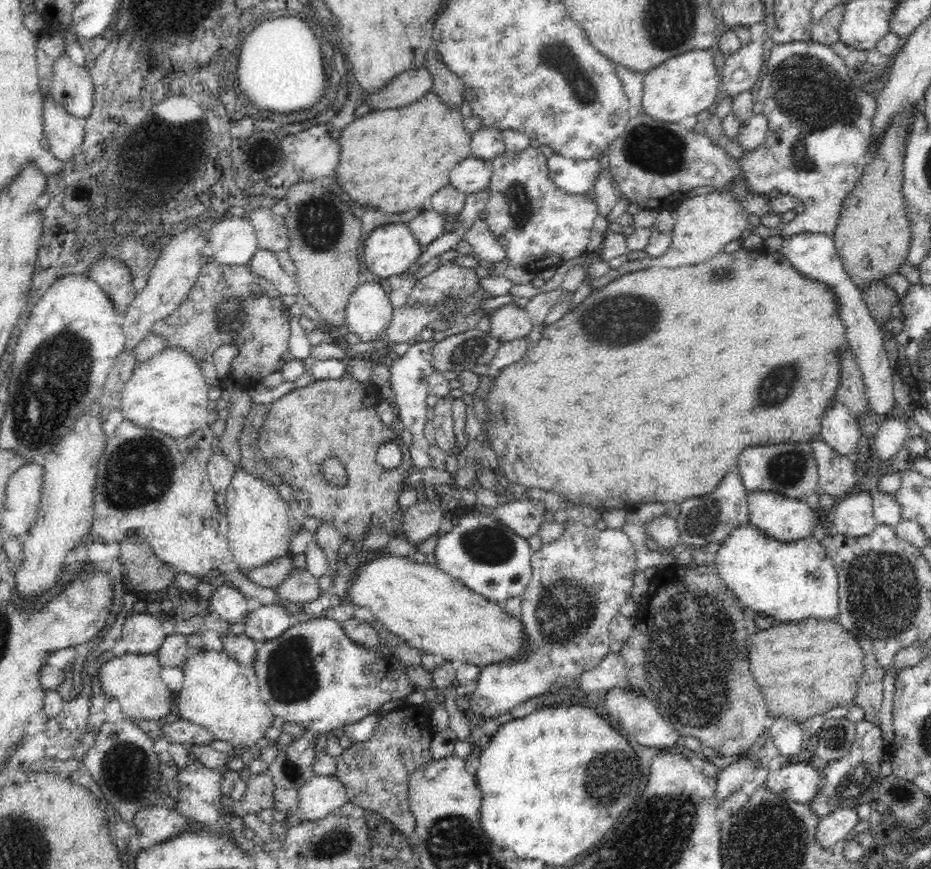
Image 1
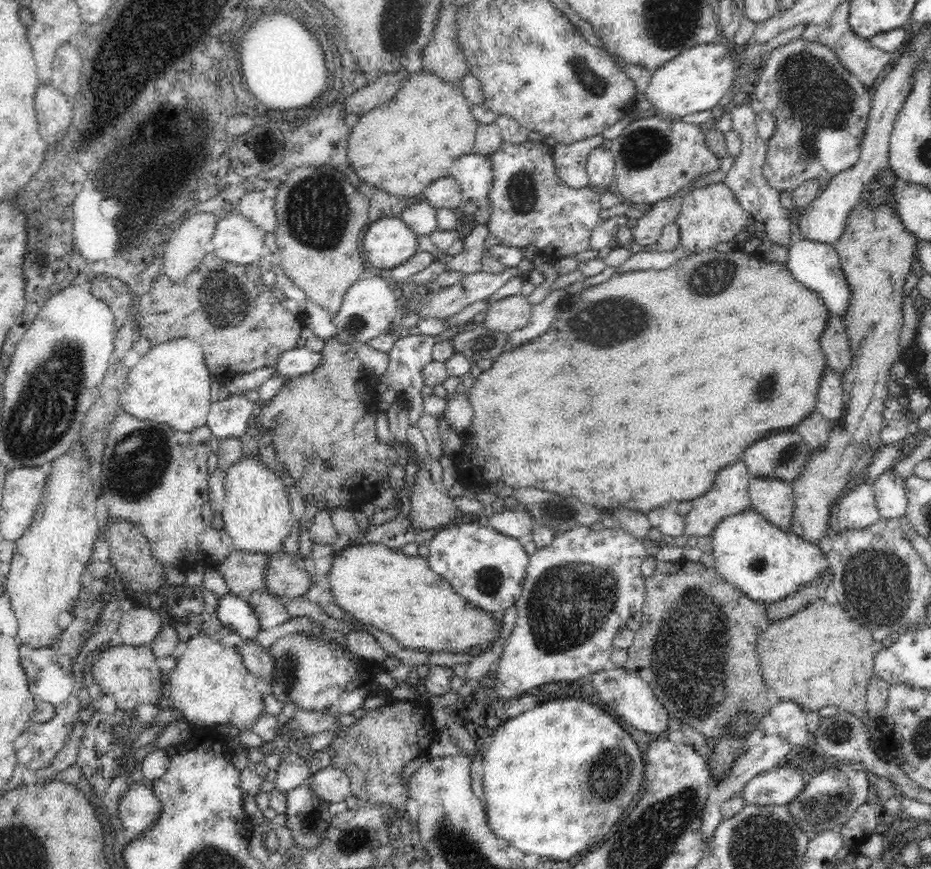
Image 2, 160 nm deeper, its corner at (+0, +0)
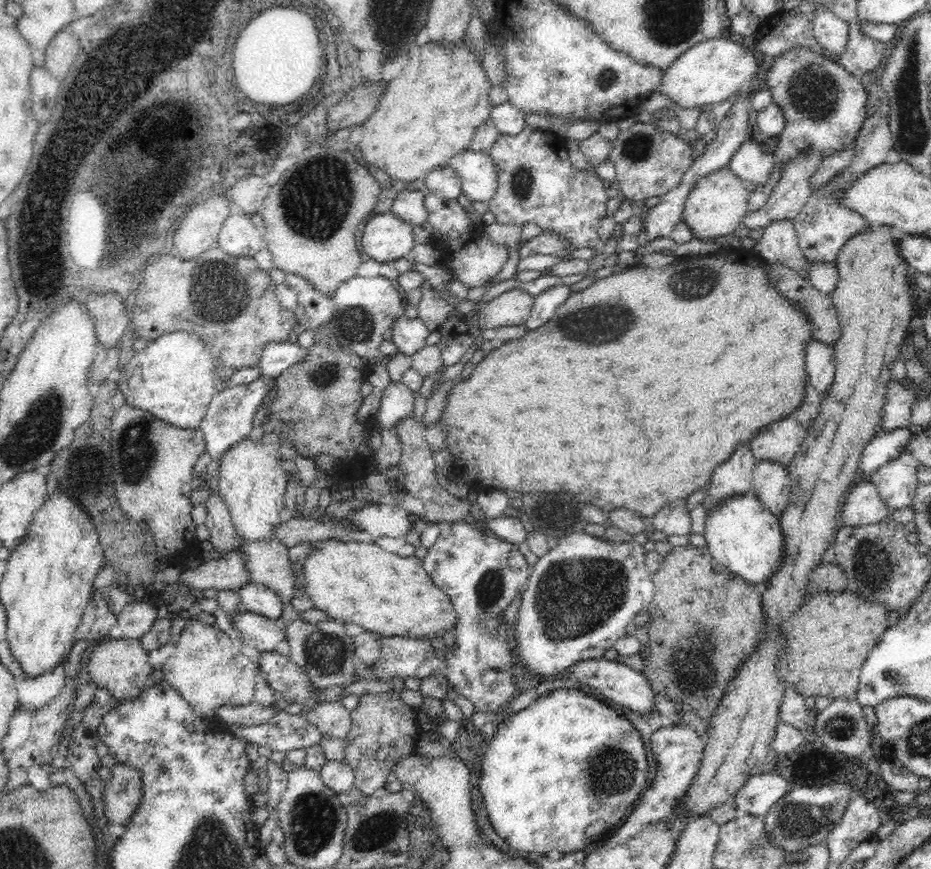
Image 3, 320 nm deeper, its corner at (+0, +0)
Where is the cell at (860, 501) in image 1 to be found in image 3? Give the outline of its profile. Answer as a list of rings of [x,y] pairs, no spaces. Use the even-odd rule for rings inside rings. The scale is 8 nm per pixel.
[[[871,480],[854,484],[849,493],[840,512],[843,526],[868,526],[891,516],[888,506]]]

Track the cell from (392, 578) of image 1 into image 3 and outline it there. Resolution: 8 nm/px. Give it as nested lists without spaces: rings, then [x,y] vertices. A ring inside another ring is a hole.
[[[357,538],[354,541],[338,541],[337,539],[326,539],[323,541],[313,542],[312,552],[302,561],[302,574],[306,579],[303,583],[305,596],[312,600],[312,611],[317,610],[325,612],[330,618],[338,618],[344,624],[357,624],[362,627],[365,632],[376,633],[379,637],[406,636],[407,638],[416,638],[417,640],[441,640],[447,631],[456,630],[456,622],[458,622],[456,611],[453,609],[450,597],[442,592],[427,575],[426,570],[422,566],[422,561],[415,556],[409,558],[401,558],[396,553],[385,552],[381,546],[375,542],[368,541],[365,538]]]

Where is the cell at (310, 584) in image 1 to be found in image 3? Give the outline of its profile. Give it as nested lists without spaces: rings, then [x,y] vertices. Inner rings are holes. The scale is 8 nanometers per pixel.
[[[278,539],[246,541],[239,546],[252,581],[272,589],[285,603],[296,595],[298,582],[289,560],[289,547]]]

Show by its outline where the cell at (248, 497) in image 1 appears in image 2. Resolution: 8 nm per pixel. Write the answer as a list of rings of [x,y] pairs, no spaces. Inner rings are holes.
[[[243,454],[225,473],[222,514],[224,528],[231,536],[234,548],[266,556],[283,549],[282,544],[294,528],[288,502],[289,490],[286,490],[284,480],[258,455]]]

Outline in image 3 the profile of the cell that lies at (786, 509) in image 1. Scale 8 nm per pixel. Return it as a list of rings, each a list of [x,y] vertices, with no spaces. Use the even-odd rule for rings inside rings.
[[[759,460],[752,470],[752,492],[775,516],[782,516],[790,502],[790,477],[786,466]]]

